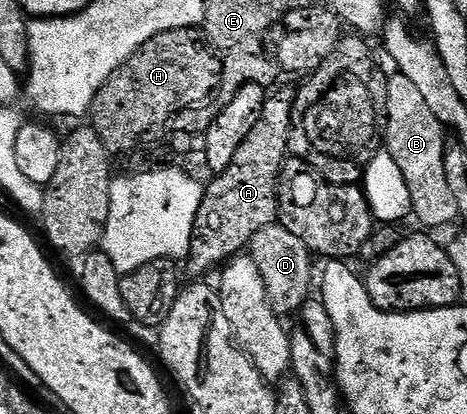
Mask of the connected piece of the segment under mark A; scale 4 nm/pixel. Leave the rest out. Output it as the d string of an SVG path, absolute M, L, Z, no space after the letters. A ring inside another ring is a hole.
M293 91L282 92L279 96L267 95L264 110L260 110L256 126L252 126L240 150L236 150L232 166L217 173L213 177L214 181L205 185L194 223L190 254L184 261L185 275L187 272L194 276L190 278L205 277L202 276L205 272L225 265L227 260L239 255L249 245L251 238L264 230L264 226L277 221L278 176L288 159L294 98Z

